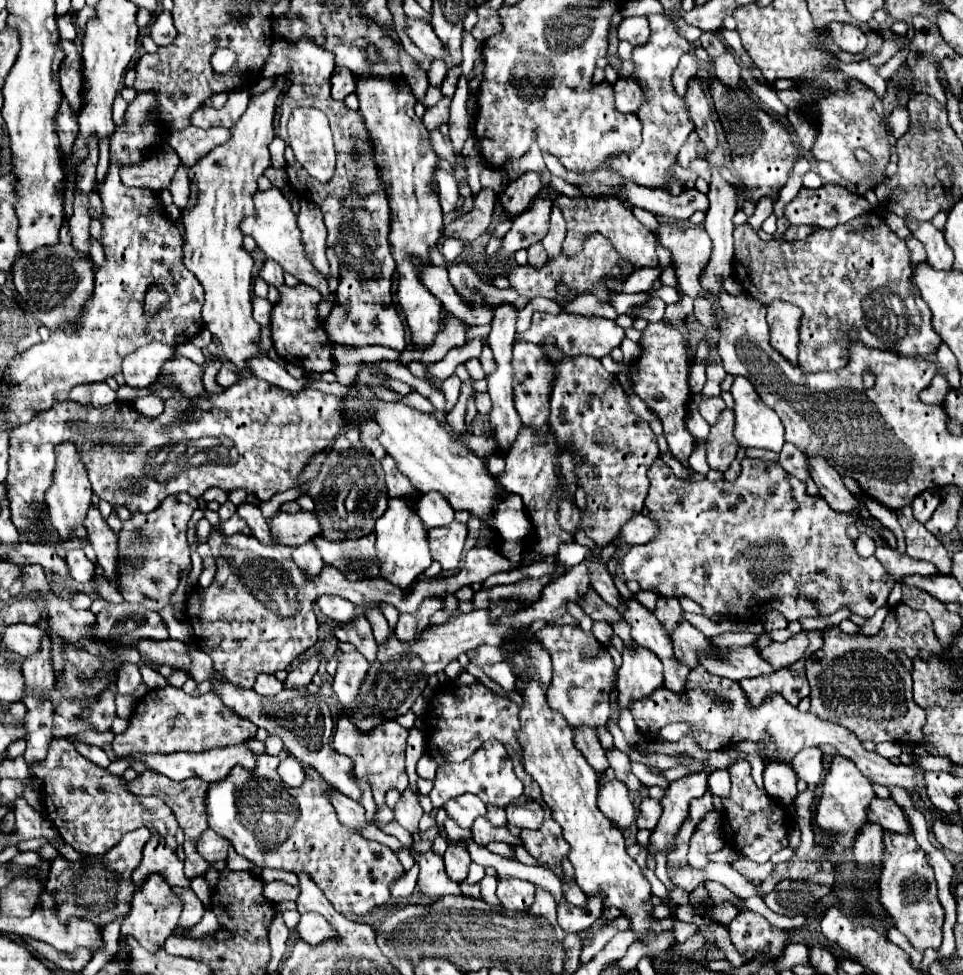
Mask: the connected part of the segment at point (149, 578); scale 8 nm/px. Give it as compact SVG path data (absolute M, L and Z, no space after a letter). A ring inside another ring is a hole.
M166 497L152 513L136 513L122 523L118 539L120 555L120 585L122 595L130 603L140 603L150 611L162 611L170 605L170 597L178 587L178 571L190 569L190 545L186 541L186 525L192 513L198 509L198 501L186 497ZM154 579L158 581L154 585Z

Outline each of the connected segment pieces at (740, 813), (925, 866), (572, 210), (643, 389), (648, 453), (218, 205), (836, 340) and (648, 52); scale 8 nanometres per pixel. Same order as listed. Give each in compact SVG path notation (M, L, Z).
M738 759L728 765L728 773L732 775L732 795L724 799L724 831L728 833L728 841L736 841L736 847L744 847L744 857L766 863L770 855L788 847L788 825L790 819L784 813L782 805L768 797L764 789L758 789L750 777L750 763L746 759Z
M884 831L884 847L886 857L882 863L880 875L880 903L886 913L894 919L896 927L908 937L914 949L924 951L928 947L938 949L942 943L942 923L944 909L936 895L936 879L934 871L928 863L928 855L918 847L912 835L898 835Z
M558 195L556 207L562 211L566 219L566 239L562 243L562 253L566 257L580 253L584 247L584 241L592 233L600 233L606 239L610 239L616 253L624 257L634 269L658 265L656 239L652 237L652 231L646 229L620 199L614 199L614 197L574 197L572 199L566 195Z
M666 319L658 323L650 323L640 337L642 355L636 363L636 371L632 371L632 385L634 393L660 415L664 437L666 437L669 451L681 462L687 462L695 448L695 439L684 427L684 417L688 413L688 371L690 371L690 355L688 355L688 341L684 339L682 331L672 327Z
M546 337L542 349L556 371L550 393L550 425L560 437L576 441L578 485L582 485L588 499L584 513L576 509L574 501L562 501L560 525L574 533L582 523L586 535L602 549L642 511L650 487L648 471L660 455L658 443L650 425L630 409L628 395L618 379L600 365L600 359L564 355L552 337Z
M284 81L274 89L252 97L248 109L230 129L232 137L206 153L196 165L188 169L188 177L196 183L196 201L182 209L182 253L184 267L196 275L206 293L202 309L204 327L216 335L224 347L226 357L238 371L246 369L246 357L256 353L252 341L260 335L260 325L252 319L252 257L244 249L240 221L254 211L254 195L258 191L258 177L270 167L268 145L274 135L274 107Z
M866 213L854 217L844 225L836 225L834 229L814 227L814 231L804 241L762 241L748 223L736 225L734 273L738 275L746 293L756 297L762 305L770 305L774 301L788 301L802 309L798 327L798 363L804 373L842 369L848 363L848 345L852 341L862 341L870 349L892 351L902 357L930 355L936 351L938 343L942 343L942 339L932 329L930 309L926 301L918 293L912 293L912 285L908 285L908 277L912 275L910 251L880 215Z
M650 15L648 21L650 21L650 31L652 31L650 39L646 45L636 47L634 57L632 57L632 61L634 61L632 75L642 83L644 93L646 93L644 105L636 113L642 121L642 143L632 153L612 157L610 167L614 167L614 163L620 163L620 167L624 169L622 173L628 181L636 181L646 187L670 189L674 195L678 195L682 191L682 183L676 181L674 177L670 177L670 171L672 171L672 165L678 161L676 159L678 149L682 147L682 143L694 129L694 125L686 111L686 101L680 95L676 95L676 91L672 87L670 73L678 65L680 55L684 55L688 51L688 41L684 37L680 37L678 29L674 27L674 23L670 19L666 19L662 15Z

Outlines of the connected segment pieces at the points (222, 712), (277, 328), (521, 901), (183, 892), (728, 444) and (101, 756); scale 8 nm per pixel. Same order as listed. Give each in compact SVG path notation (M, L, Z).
M164 687L148 691L136 705L130 725L122 735L114 737L112 749L118 757L132 751L138 753L174 753L174 751L208 751L214 747L240 745L256 735L258 727L232 713L218 695L204 693L200 697L186 695L182 689Z
M282 285L278 291L280 291L280 301L272 309L270 327L272 327L272 343L280 359L308 371L318 371L318 373L332 371L334 363L332 363L330 343L326 339L324 325L316 321L316 305L320 303L320 293L308 289L308 285L296 285L296 287Z
M500 879L496 897L510 911L526 911L534 903L536 887L520 879Z
M174 889L174 891L184 901L184 909L182 909L182 915L180 915L180 925L186 927L186 929L194 927L204 915L204 905L200 903L200 899L196 897L196 893L192 889Z
M724 409L720 413L720 421L712 425L710 435L706 439L708 449L708 463L712 469L724 471L734 459L740 449L740 445L734 439L734 411Z
M72 741L72 745L74 745L76 751L78 751L82 757L86 757L88 761L92 761L92 763L104 767L104 769L110 765L110 759L108 759L108 755L106 755L104 749L96 747L96 745L86 745L86 743L80 743L80 741Z

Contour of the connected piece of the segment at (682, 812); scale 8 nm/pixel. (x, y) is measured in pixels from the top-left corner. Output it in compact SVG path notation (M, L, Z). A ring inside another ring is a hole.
M704 771L688 773L686 777L672 781L662 799L662 817L650 835L648 855L658 851L670 853L676 845L676 835L688 817L688 807L694 797L702 797L708 789L708 775Z

